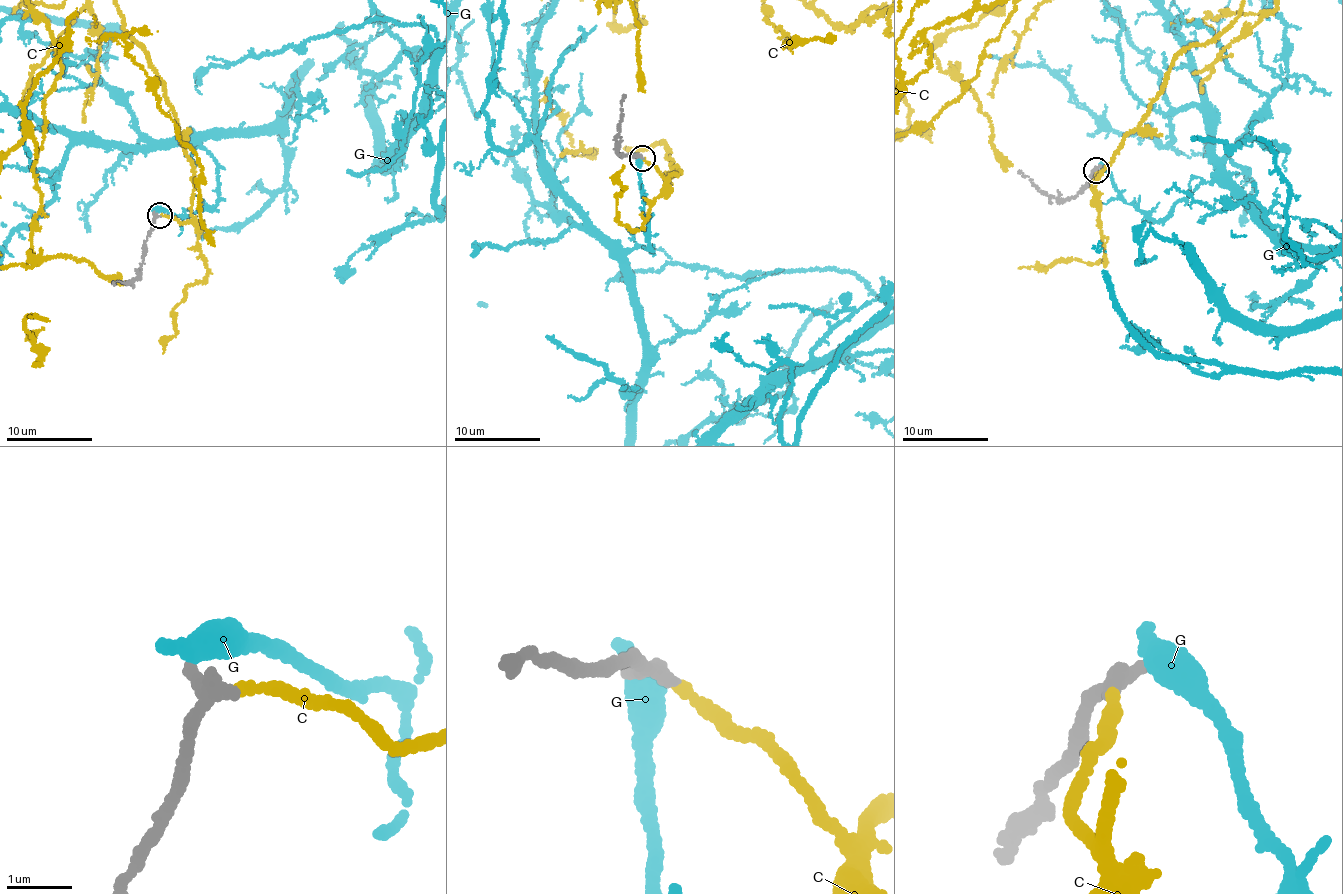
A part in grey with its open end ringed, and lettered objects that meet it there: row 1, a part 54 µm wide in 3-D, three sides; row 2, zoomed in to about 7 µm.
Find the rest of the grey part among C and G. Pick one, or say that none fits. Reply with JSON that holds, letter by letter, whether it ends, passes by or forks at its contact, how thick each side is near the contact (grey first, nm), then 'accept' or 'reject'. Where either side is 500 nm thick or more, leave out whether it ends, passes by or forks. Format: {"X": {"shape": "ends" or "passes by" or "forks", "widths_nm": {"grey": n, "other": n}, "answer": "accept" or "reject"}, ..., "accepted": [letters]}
{"C": {"shape": "ends", "widths_nm": {"grey": 280, "other": 170}, "answer": "accept"}, "G": {"shape": "ends", "widths_nm": {"grey": 260, "other": 480}, "answer": "reject"}, "accepted": ["C"]}

